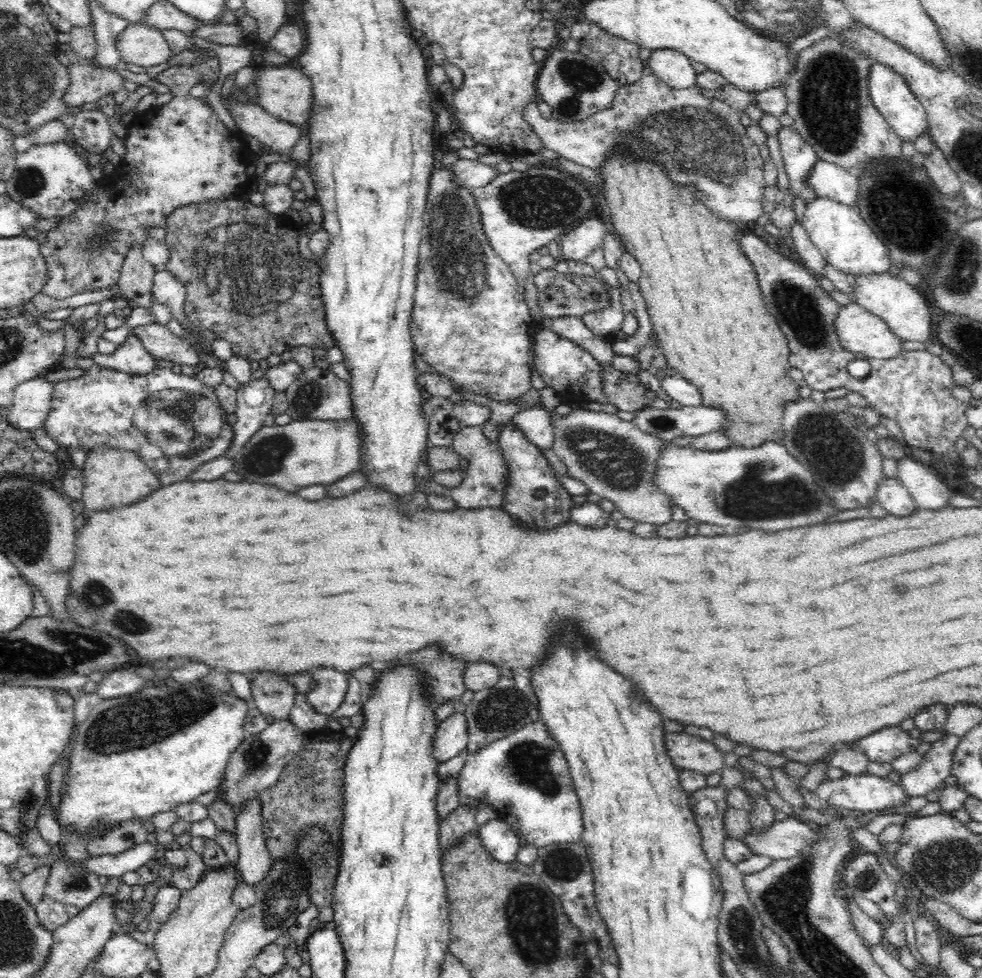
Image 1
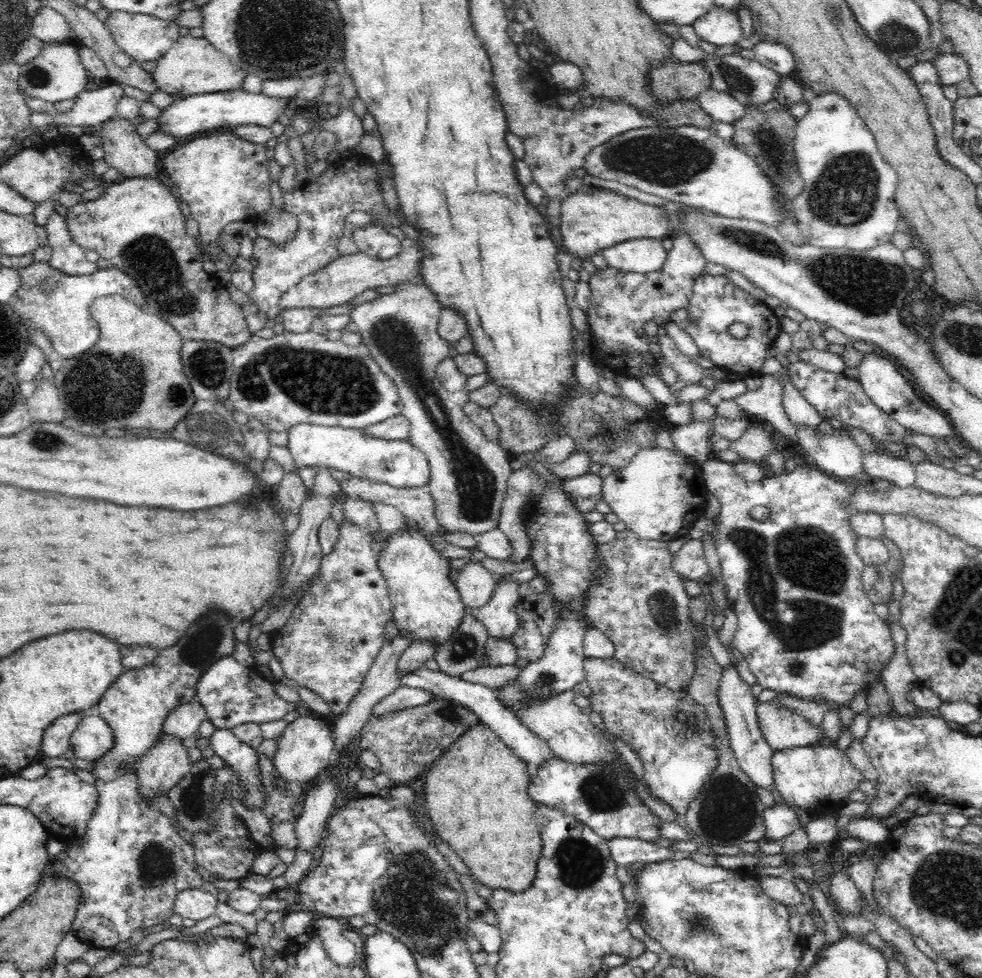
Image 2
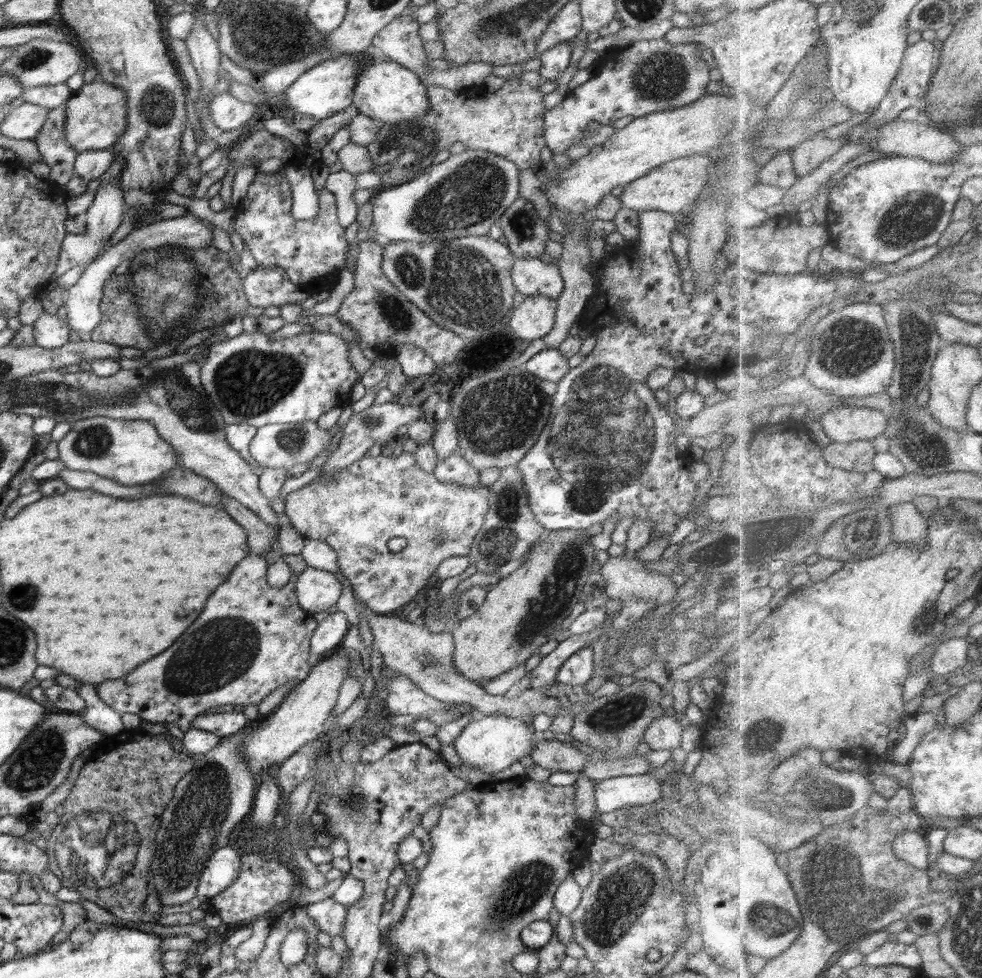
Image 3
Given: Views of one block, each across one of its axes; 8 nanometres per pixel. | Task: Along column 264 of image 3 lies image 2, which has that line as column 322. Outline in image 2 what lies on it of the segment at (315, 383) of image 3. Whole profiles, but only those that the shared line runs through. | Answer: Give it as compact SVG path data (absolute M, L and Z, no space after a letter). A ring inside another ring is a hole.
M284 330L271 338L252 334L244 344L232 349L233 376L230 396L236 410L256 418L274 432L288 432L297 424L362 429L378 424L402 412L403 404L397 386L372 359L368 349L360 344L351 346L339 340L329 340L326 334L314 331L293 333Z

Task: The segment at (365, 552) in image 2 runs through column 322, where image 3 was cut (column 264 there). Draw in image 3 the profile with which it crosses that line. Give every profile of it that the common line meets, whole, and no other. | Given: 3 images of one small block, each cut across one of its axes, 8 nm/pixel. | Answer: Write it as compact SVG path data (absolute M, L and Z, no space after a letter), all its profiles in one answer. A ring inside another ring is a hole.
M250 552L249 556L246 556L246 560L240 560L240 564L234 568L234 572L220 584L220 588L214 590L214 594L212 594L212 596L208 598L208 602L204 604L202 614L200 614L198 620L178 638L178 644L172 644L166 652L162 652L160 656L156 656L156 658L144 662L142 666L138 666L136 670L132 670L132 672L130 672L128 676L124 676L124 678L101 682L95 688L100 700L108 704L113 710L116 710L118 714L134 713L151 723L176 722L181 730L186 732L191 728L191 722L198 717L199 714L203 714L211 708L224 705L260 705L264 698L272 691L280 688L280 686L284 686L284 684L288 684L289 682L299 683L301 680L304 680L311 669L309 663L310 636L314 633L314 629L318 627L318 622L316 622L312 615L300 608L296 598L296 592L294 592L294 583L286 584L286 586L282 586L282 588L274 588L274 586L268 584L268 580L266 580L268 568L268 562L266 562L262 556L258 556L258 553Z

